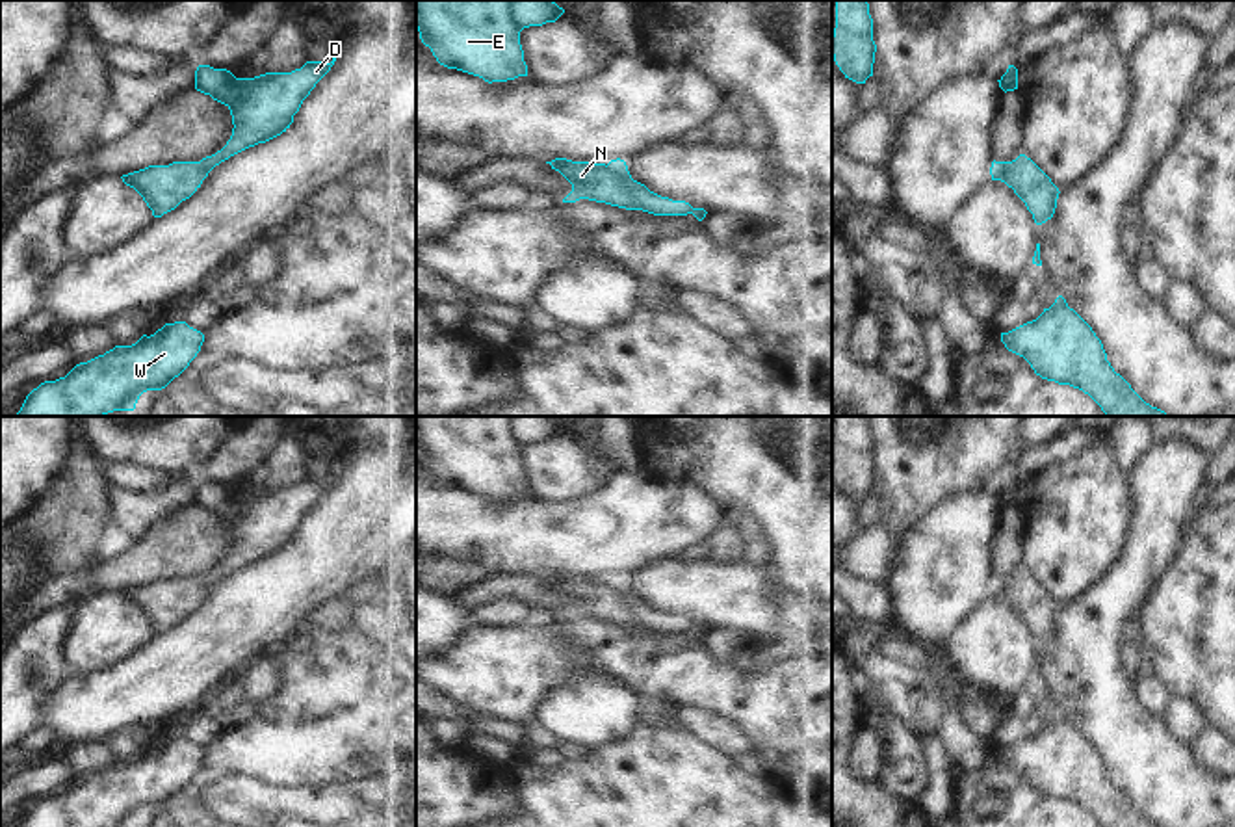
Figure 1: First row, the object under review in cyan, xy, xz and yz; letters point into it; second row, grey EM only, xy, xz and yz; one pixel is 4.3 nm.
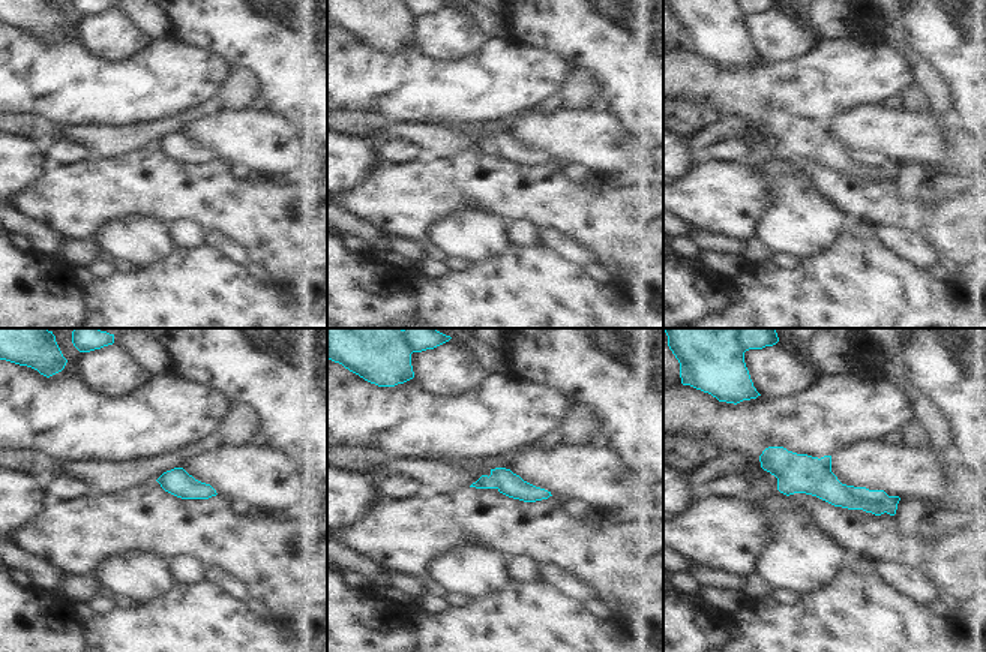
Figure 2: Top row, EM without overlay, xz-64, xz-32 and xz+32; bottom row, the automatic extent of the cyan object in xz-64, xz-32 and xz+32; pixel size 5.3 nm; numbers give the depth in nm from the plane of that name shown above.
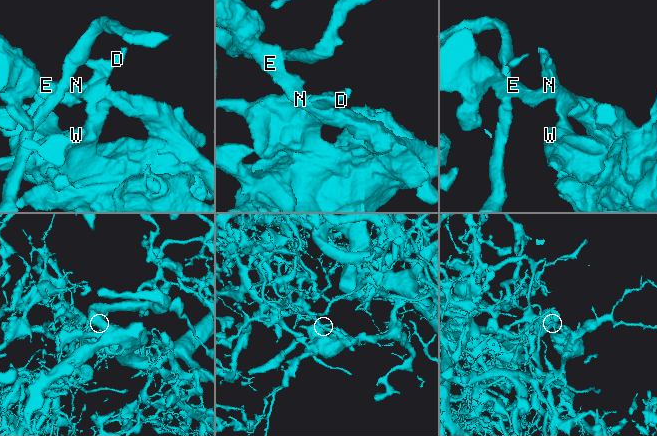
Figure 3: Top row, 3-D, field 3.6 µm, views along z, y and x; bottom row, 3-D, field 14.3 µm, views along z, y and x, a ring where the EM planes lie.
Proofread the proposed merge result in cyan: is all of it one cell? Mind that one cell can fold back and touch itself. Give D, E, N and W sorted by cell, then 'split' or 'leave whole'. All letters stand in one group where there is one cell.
D W / E N; split

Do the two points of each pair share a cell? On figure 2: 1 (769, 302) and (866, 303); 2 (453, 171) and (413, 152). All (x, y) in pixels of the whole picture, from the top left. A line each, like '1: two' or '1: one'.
1: one
2: two

